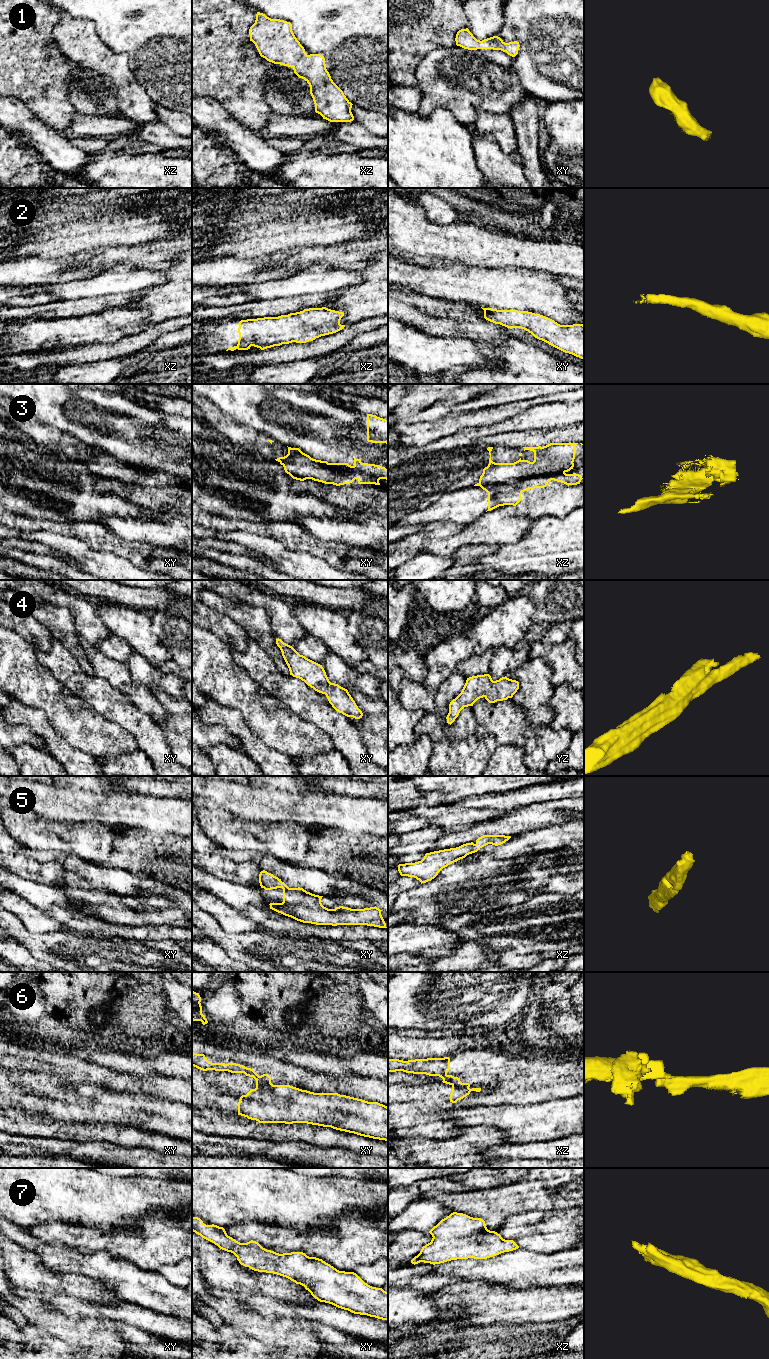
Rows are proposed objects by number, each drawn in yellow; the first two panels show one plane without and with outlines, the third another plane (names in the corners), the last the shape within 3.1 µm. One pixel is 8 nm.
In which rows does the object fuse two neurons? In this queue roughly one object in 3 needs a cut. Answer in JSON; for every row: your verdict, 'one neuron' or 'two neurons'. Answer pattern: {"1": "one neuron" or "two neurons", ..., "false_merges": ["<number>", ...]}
{"1": "one neuron", "2": "one neuron", "3": "two neurons", "4": "one neuron", "5": "one neuron", "6": "two neurons", "7": "one neuron", "false_merges": ["3", "6"]}

